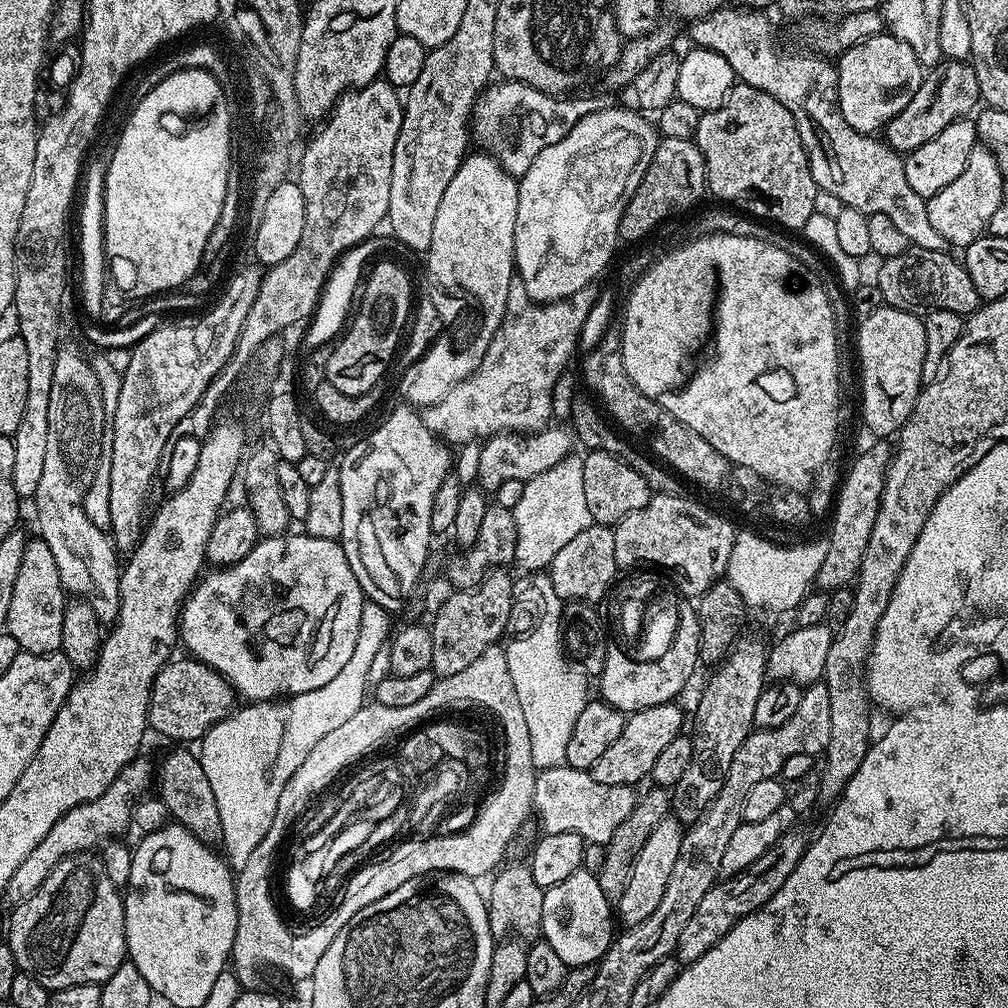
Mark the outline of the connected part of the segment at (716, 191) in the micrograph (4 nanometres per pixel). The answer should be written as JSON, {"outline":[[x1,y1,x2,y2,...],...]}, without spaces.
{"outline":[[735,83,732,89,728,91,728,97,722,102,722,106,718,106,709,112,702,112,700,114,700,121,698,122,698,130,695,134,695,142,698,150,702,150,702,158,706,162,706,174,708,175,708,192,711,195,716,195,720,202,736,202,732,200,745,200,748,204,757,204,763,215,767,217,773,225,779,226,784,230,792,230,788,228,796,228,796,230,803,230,806,226,806,218,810,218,810,214,816,211,814,206,814,198,817,194,816,183,808,169,808,159,806,158,806,150,802,146,802,138,798,138,798,126,794,126,794,118,790,114,790,110,786,110,786,106,782,106,782,102,778,102,778,98,770,98,770,94,766,94,762,90,758,90,749,84]]}

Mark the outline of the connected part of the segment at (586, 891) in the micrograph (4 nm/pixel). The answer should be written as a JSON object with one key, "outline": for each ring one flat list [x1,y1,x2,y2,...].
{"outline":[[581,870,570,874,570,878,562,878,558,886,544,889,542,939,554,946,558,958,562,958,569,969,595,965,608,953,614,939,612,920,614,924,613,905,609,904,606,894,602,894,595,872]]}

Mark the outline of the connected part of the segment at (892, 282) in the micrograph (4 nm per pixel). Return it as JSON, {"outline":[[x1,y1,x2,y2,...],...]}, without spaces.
{"outline":[[909,247,907,252,883,261,876,272,874,283,881,288,885,305,903,312,927,314,934,310,954,310,961,314,971,314,980,307,982,301,970,274,963,263,947,251,935,252]]}

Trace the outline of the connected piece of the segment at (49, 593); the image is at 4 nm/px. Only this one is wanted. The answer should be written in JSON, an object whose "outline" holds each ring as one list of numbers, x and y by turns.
{"outline":[[39,538,29,539,24,545,22,566,18,570,18,578,14,581,14,595,10,597,10,614,6,631,12,635,14,642,18,642,20,651,30,654,50,654,60,651,62,642,62,618,66,603,66,589,62,578,58,574,58,562,54,562,54,554,50,546]]}

